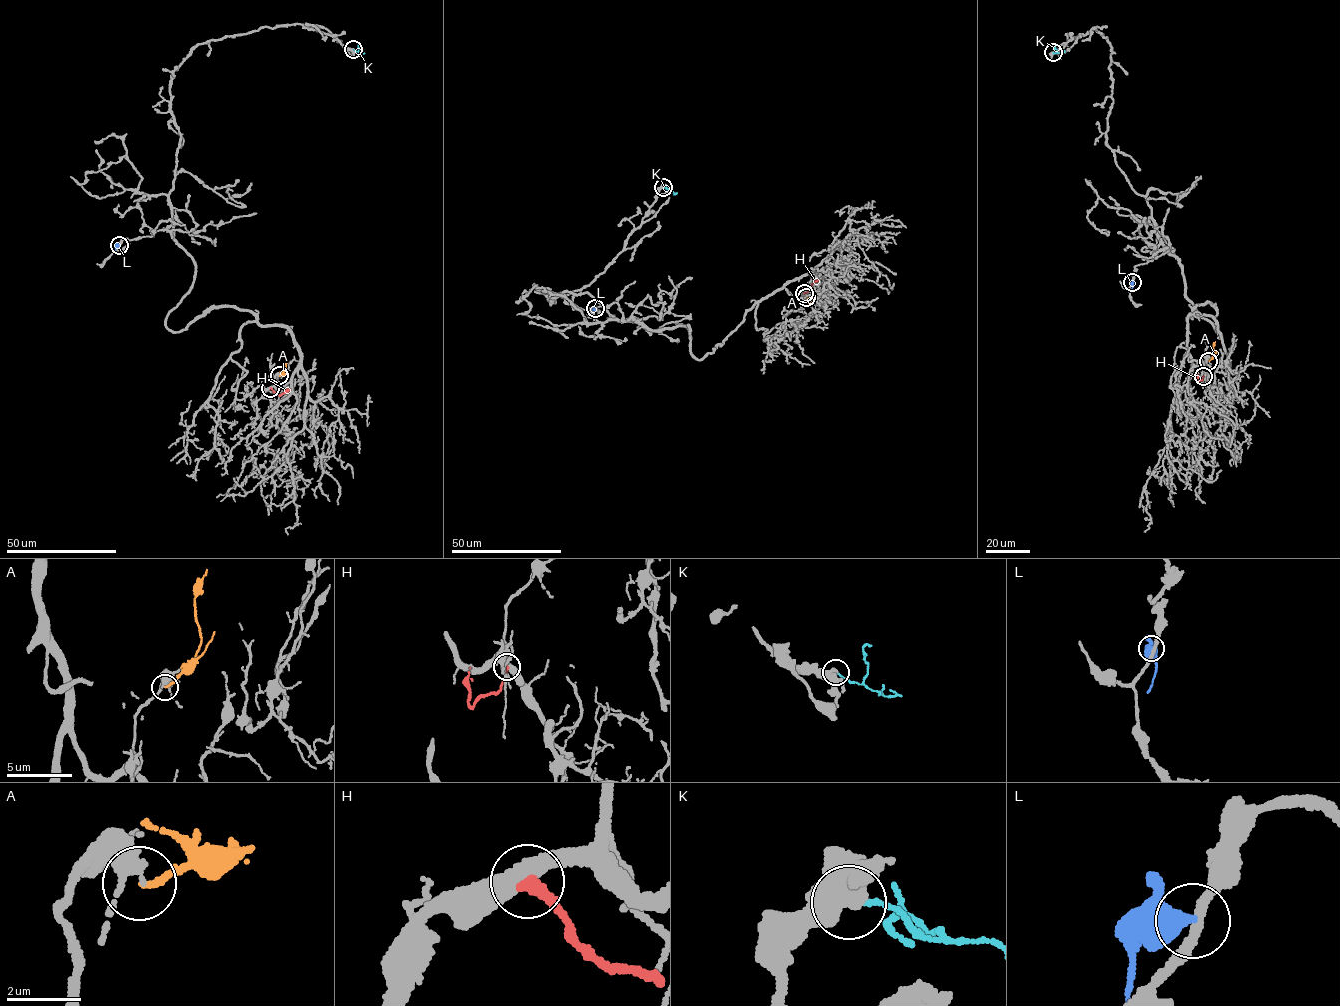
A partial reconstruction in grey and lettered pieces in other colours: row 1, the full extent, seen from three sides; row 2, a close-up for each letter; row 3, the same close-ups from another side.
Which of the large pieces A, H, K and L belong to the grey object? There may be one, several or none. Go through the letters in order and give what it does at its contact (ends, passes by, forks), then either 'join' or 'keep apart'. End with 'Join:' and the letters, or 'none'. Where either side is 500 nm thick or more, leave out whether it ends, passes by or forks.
A: it ends | keep apart
H: it ends | keep apart
K: keep apart
L: keep apart
Join: none

